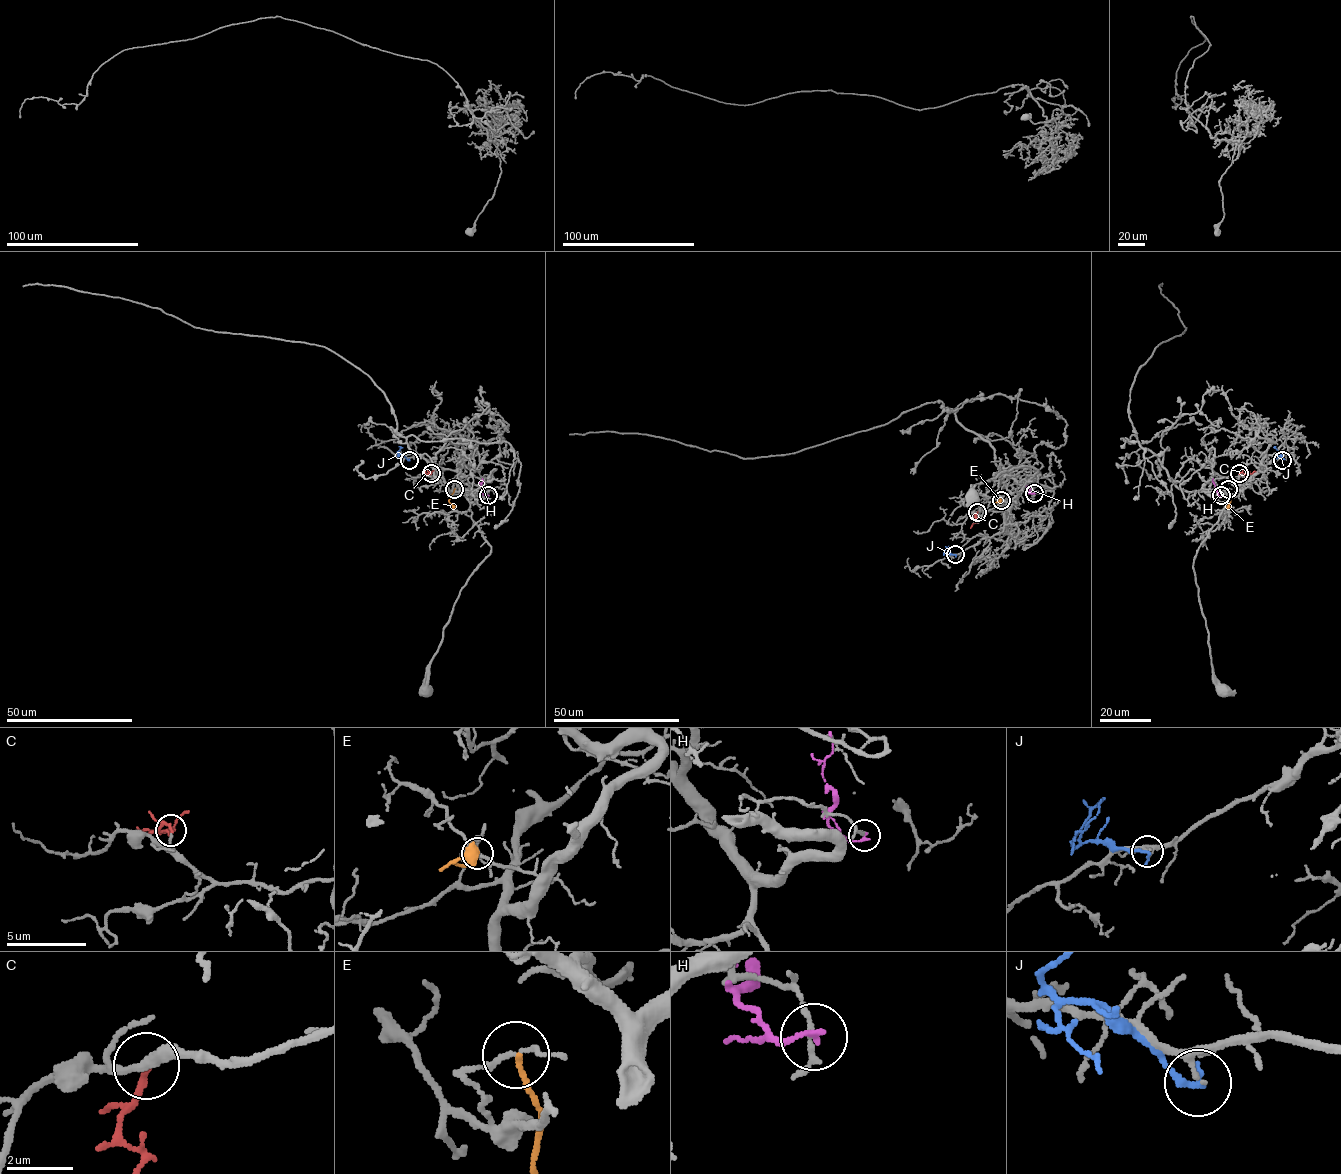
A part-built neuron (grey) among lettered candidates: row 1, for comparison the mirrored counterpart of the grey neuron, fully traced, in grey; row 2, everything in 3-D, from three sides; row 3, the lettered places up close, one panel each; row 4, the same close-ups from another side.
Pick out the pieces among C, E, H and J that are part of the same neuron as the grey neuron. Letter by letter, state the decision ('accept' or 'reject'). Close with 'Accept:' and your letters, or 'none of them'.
C: accept
E: reject
H: reject
J: reject
Accept: C

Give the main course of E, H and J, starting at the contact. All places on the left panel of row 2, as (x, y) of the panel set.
E: (454, 488), (448, 502), (453, 507)
H: (488, 495), (482, 493), (482, 478)
J: (409, 460), (398, 453), (399, 446)

